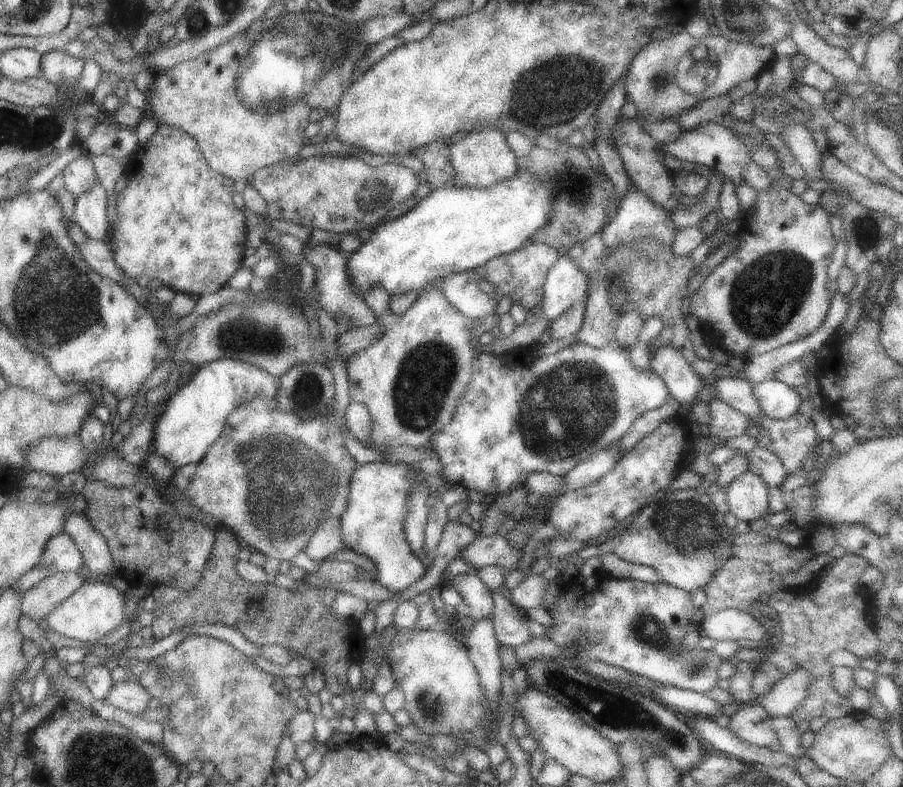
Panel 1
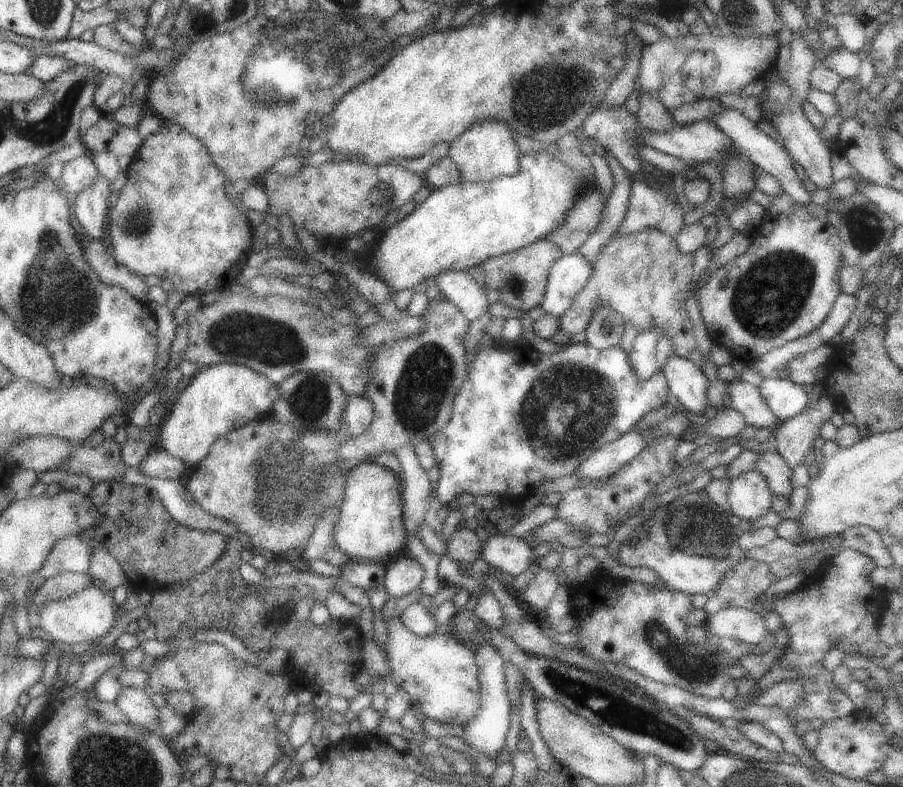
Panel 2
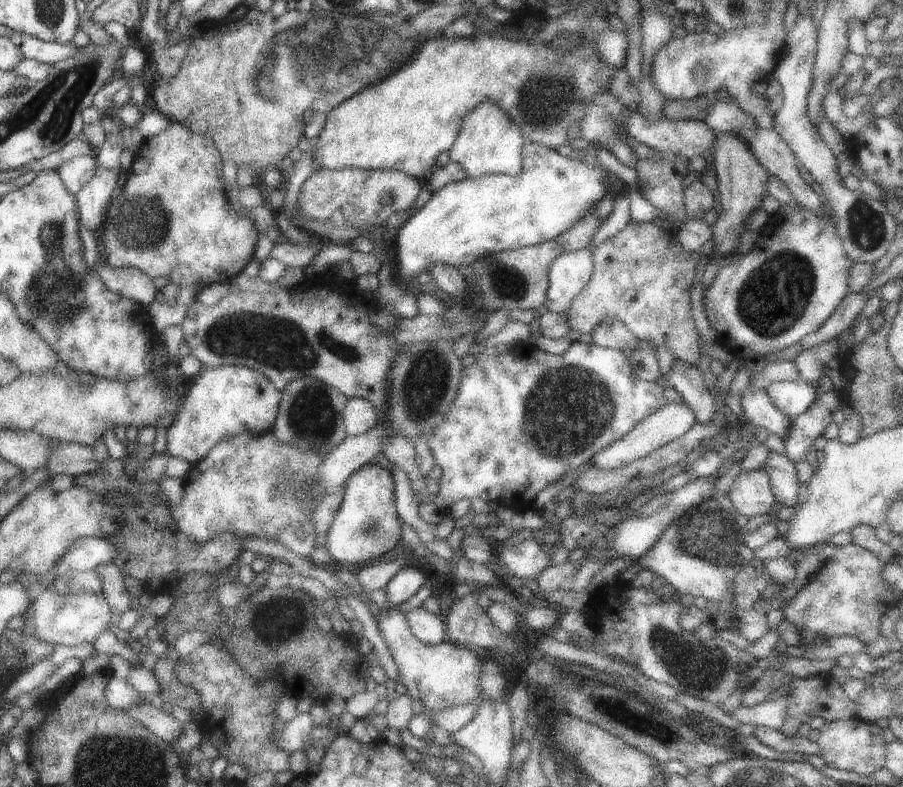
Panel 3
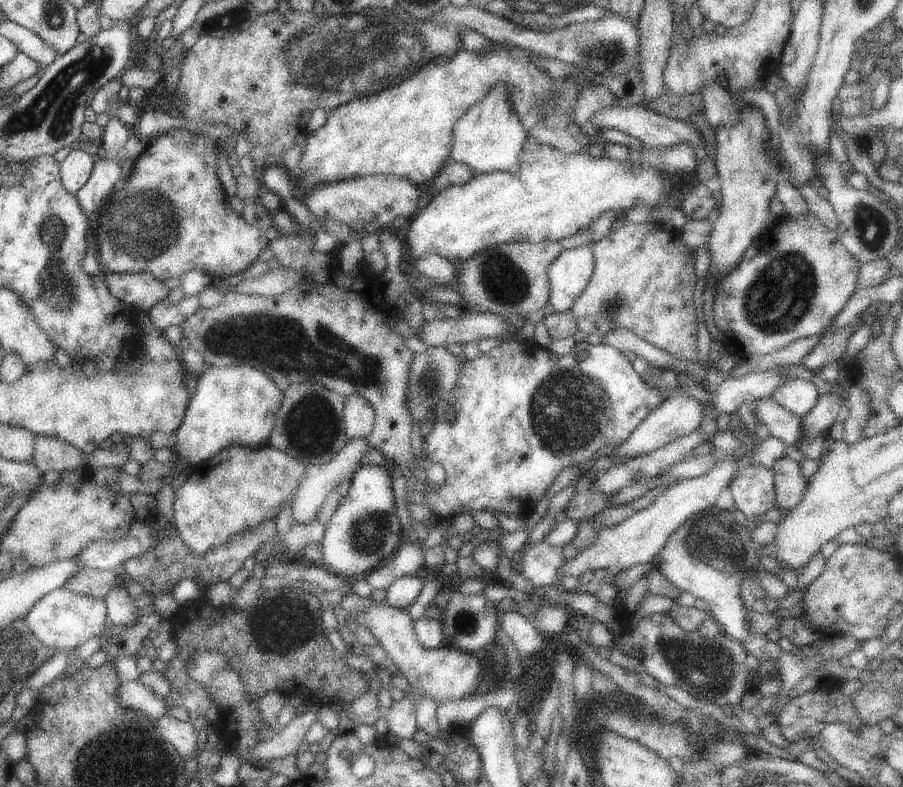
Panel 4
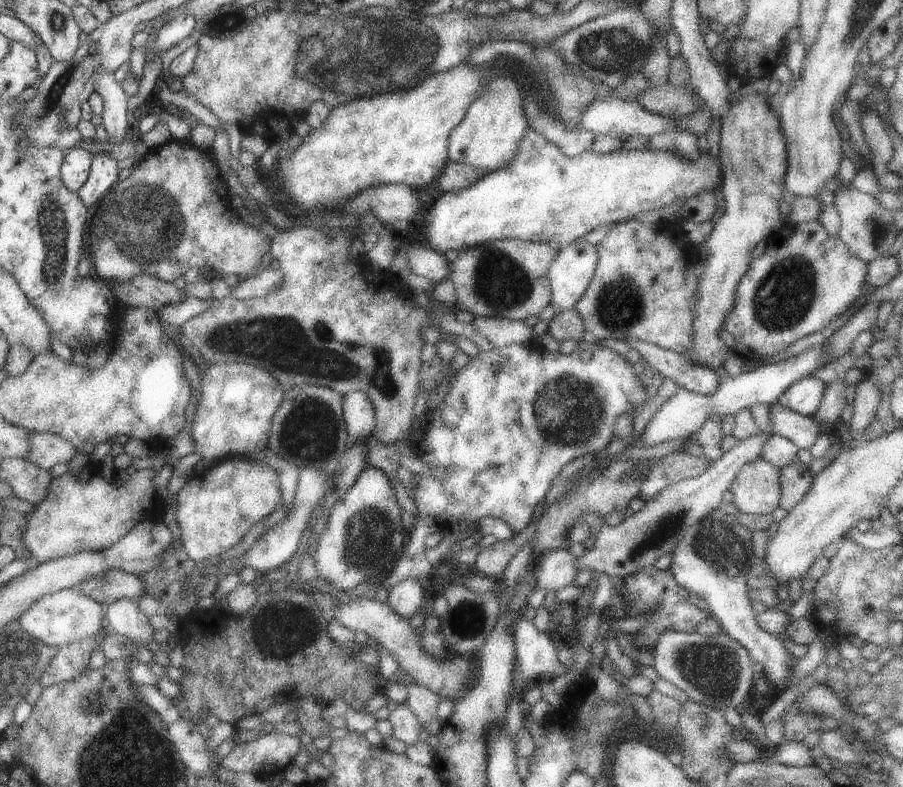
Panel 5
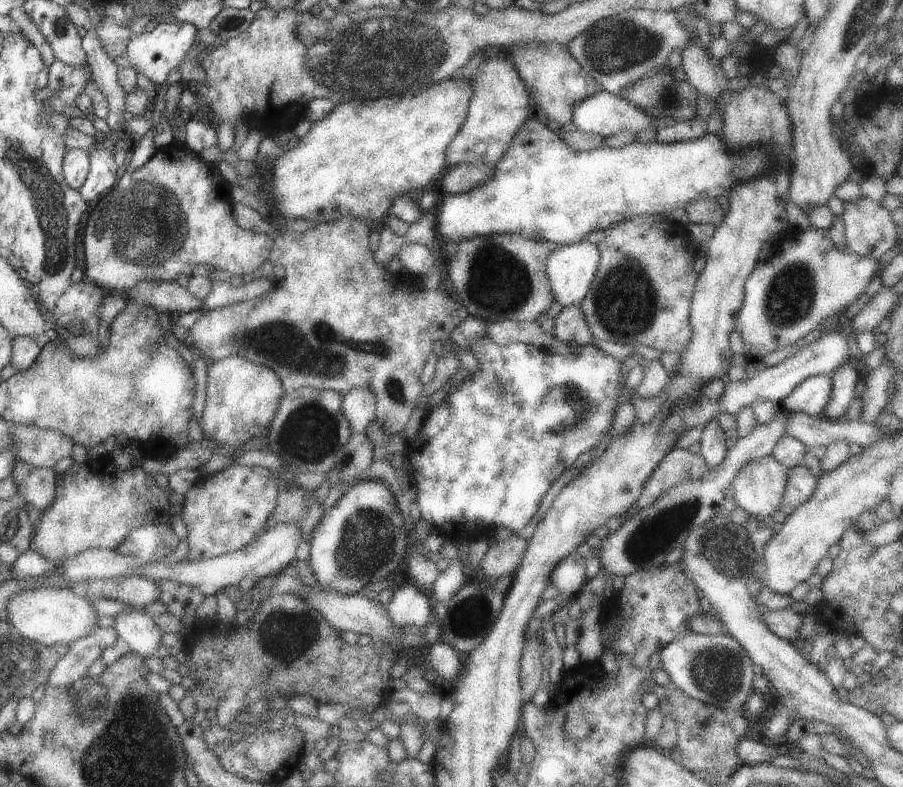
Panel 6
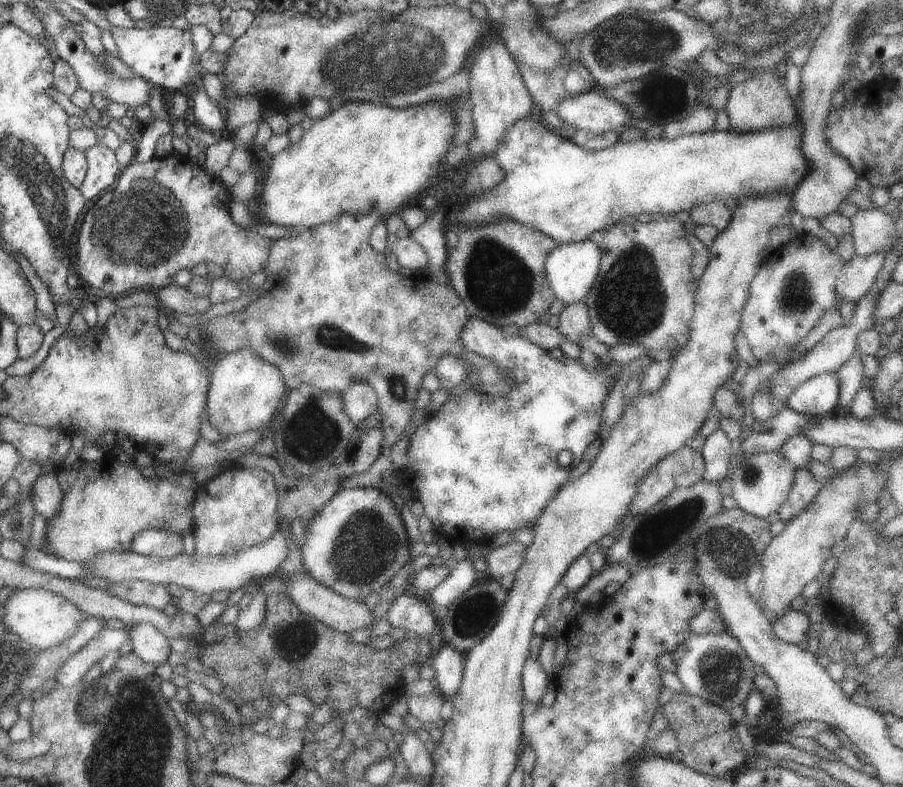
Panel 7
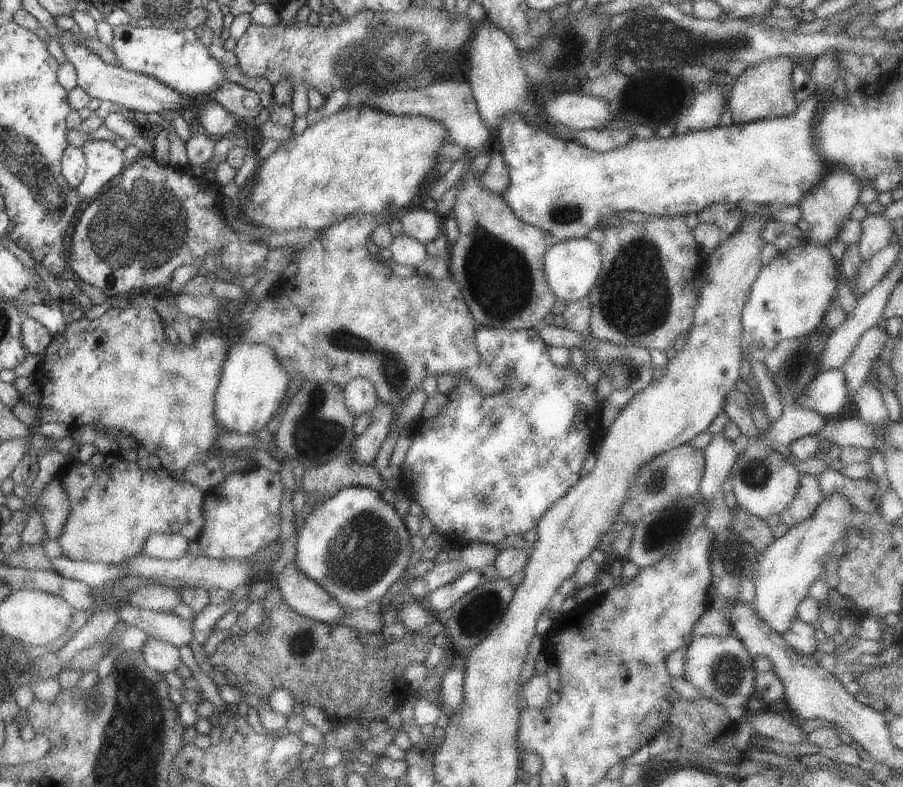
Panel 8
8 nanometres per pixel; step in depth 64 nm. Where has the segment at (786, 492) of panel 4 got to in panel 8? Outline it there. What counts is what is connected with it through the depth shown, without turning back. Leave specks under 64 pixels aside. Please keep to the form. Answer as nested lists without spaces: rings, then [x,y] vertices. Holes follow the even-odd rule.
[[[806,473],[802,475],[800,490],[784,511],[779,515],[781,522],[791,527],[794,523],[810,518],[822,500],[823,492],[817,475]]]

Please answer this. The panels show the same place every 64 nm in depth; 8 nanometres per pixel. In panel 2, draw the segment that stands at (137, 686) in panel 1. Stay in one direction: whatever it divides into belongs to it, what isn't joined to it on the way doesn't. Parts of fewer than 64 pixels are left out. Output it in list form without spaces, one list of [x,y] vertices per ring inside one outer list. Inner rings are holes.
[[[124,686],[115,703],[134,725],[155,732],[158,726],[158,708],[153,704],[146,688]]]

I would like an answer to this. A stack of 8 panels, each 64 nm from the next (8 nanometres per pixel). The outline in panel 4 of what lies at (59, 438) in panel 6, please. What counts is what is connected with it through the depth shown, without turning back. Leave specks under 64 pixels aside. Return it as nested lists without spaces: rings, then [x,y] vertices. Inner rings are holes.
[[[37,435],[35,438],[35,457],[33,464],[42,473],[64,472],[64,470],[76,470],[86,464],[89,469],[88,459],[90,455],[83,453],[74,445],[68,444],[56,437]]]

